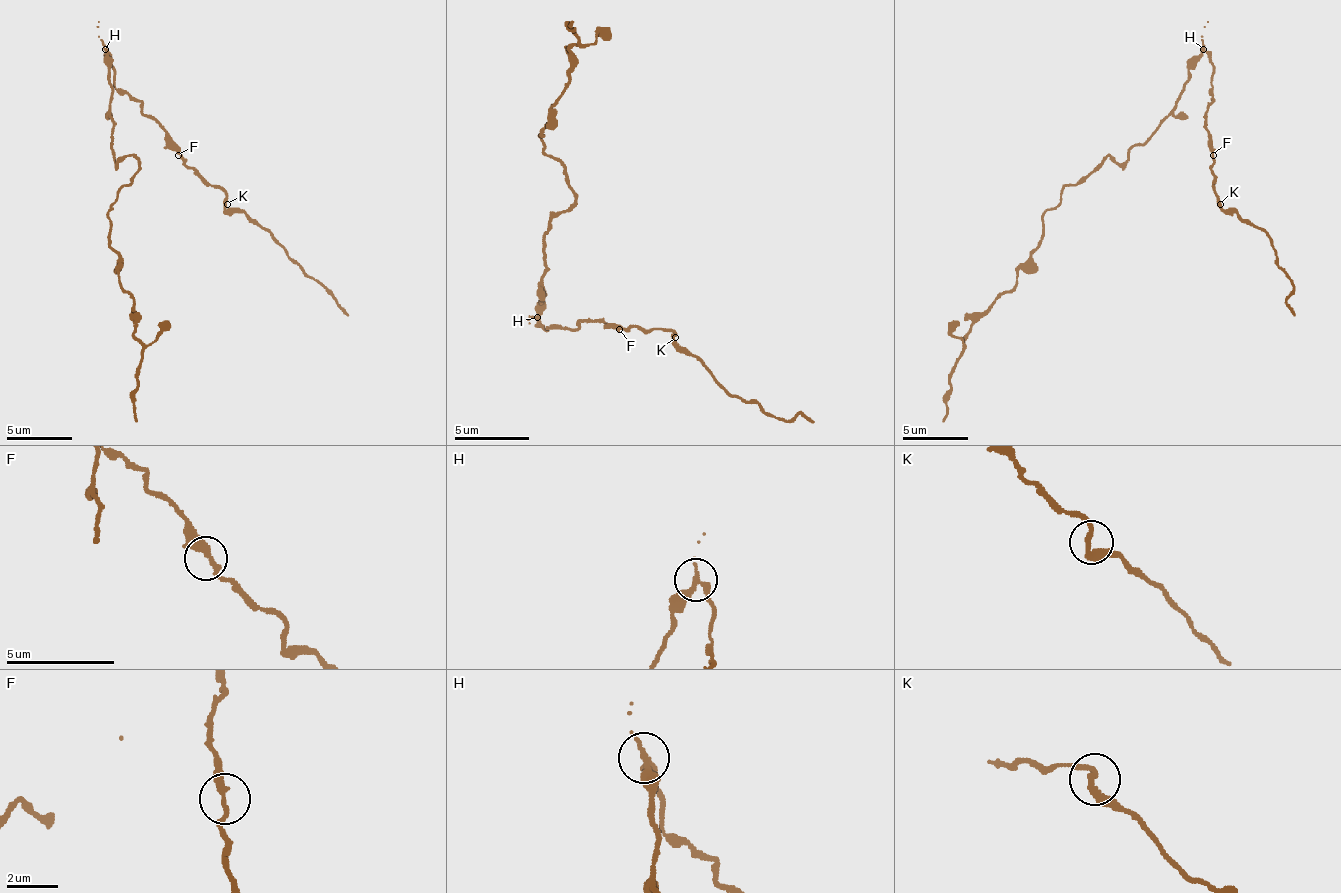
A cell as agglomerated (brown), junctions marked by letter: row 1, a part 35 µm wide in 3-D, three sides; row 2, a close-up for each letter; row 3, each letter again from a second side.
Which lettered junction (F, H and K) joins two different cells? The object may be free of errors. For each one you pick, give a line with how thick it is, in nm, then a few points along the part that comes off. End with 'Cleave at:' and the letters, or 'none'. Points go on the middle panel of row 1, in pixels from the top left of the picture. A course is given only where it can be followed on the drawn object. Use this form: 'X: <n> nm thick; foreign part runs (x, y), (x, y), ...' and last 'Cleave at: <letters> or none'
H: 300 nm thick; foreign part runs (537, 318), (545, 233), (575, 203), (541, 136), (578, 43), (571, 21)
Cleave at: H

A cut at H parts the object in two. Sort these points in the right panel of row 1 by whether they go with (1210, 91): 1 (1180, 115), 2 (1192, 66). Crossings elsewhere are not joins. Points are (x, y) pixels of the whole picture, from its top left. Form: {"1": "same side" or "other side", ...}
{"1": "other side", "2": "other side"}

